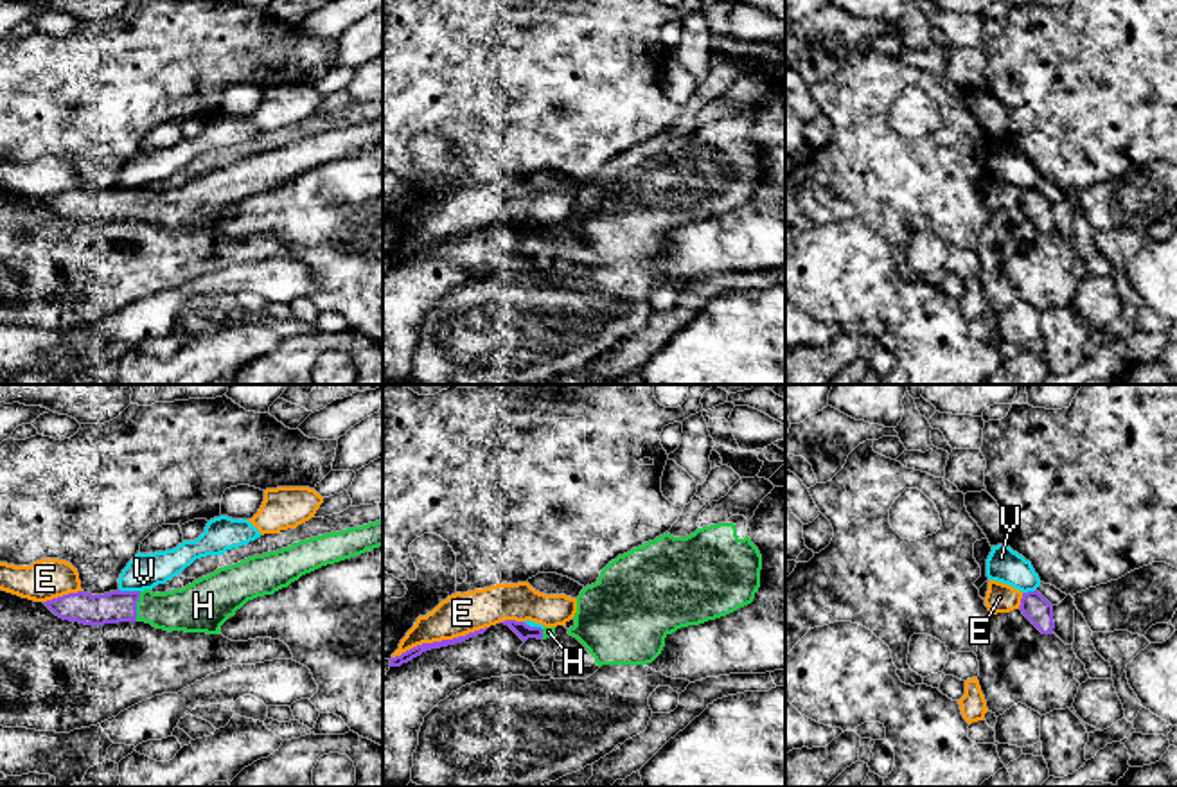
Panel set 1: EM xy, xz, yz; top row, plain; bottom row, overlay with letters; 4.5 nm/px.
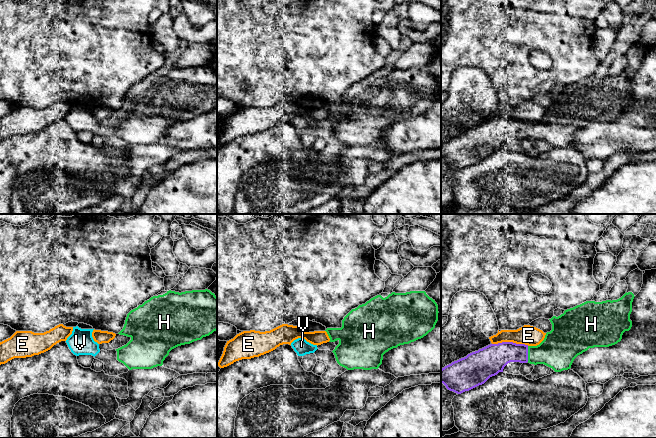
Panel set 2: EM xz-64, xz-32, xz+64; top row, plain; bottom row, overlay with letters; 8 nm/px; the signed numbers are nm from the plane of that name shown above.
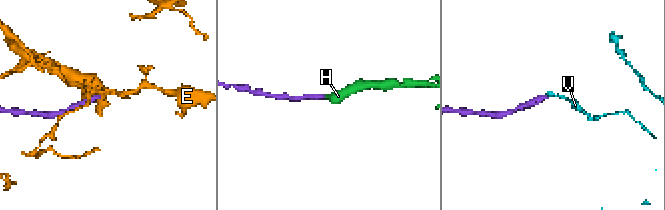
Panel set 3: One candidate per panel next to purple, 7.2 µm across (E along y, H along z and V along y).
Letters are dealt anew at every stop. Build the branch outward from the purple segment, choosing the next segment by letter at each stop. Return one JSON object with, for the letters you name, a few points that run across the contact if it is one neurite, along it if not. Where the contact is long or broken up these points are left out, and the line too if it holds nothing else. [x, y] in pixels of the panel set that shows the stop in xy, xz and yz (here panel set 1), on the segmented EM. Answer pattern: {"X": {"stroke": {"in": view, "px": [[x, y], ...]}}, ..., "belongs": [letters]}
{"H": {"stroke": {"in": "xy", "px": [[117, 606], [135, 606], [191, 610]]}}, "belongs": ["H"]}

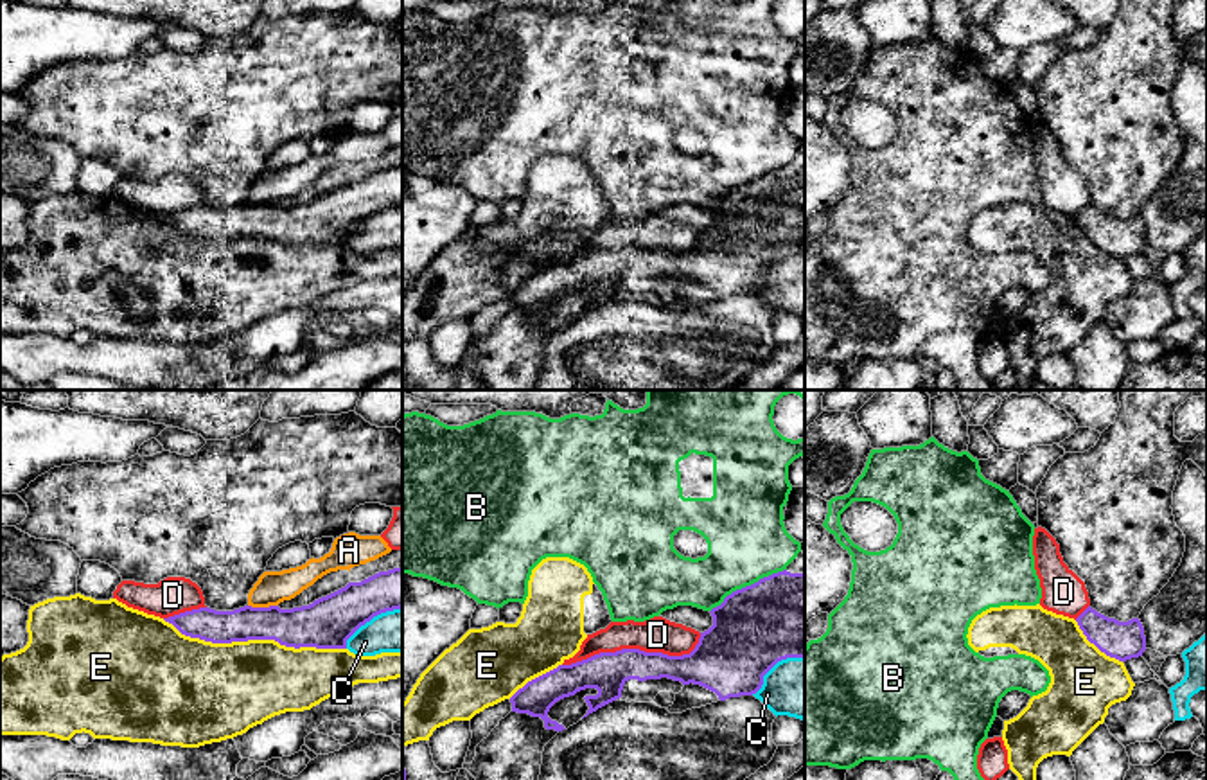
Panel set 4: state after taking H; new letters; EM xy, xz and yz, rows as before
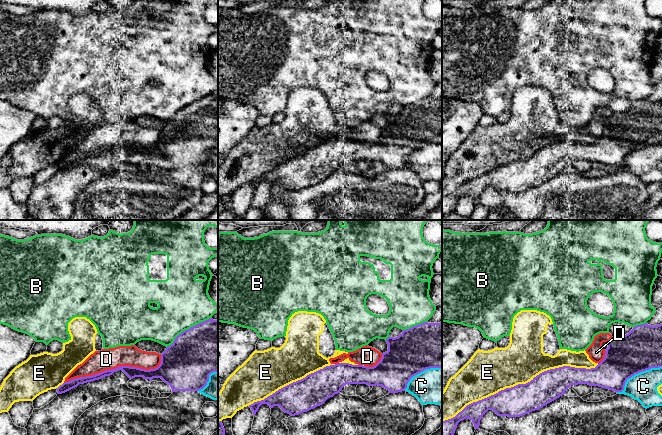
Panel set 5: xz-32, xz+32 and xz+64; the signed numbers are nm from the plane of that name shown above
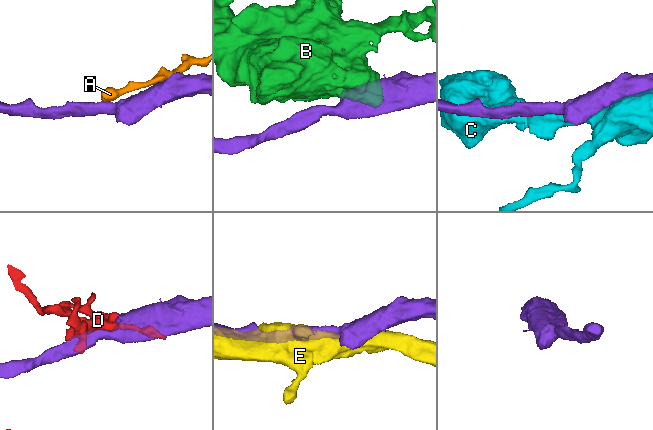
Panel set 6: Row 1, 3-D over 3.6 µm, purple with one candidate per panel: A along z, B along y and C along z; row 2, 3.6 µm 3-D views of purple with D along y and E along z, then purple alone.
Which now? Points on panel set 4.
{"belongs": []}

